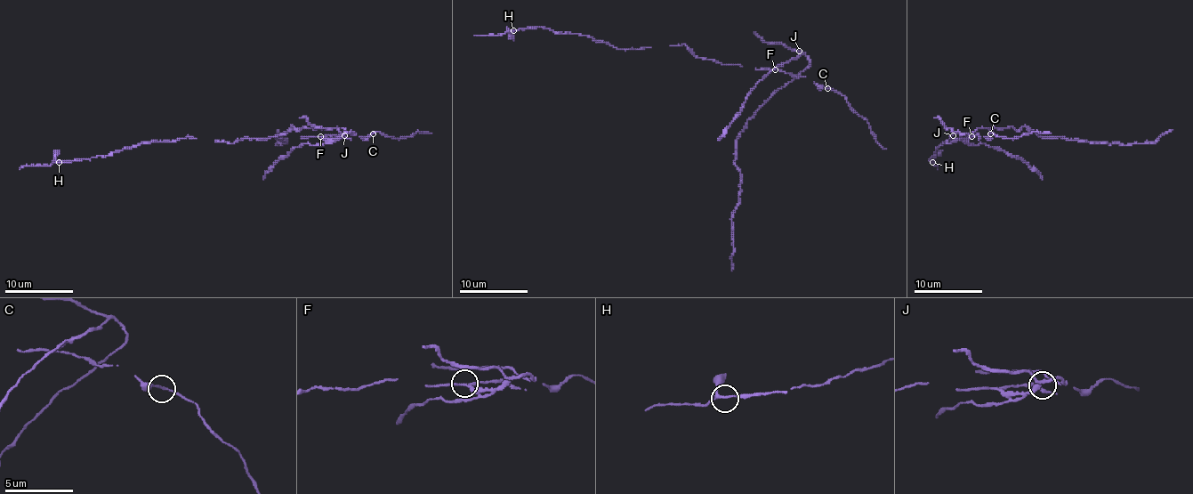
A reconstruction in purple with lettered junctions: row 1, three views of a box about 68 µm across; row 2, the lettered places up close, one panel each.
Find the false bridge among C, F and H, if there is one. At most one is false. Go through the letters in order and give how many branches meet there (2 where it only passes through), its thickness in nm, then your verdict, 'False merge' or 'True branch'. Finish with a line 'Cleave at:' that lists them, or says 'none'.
C: Branches: 2. Thickness 150 nm. True branch
F: Branches: 3. Thickness 150 nm. False merge
H: Branches: 3. Thickness 160 nm. True branch
Cleave at: F

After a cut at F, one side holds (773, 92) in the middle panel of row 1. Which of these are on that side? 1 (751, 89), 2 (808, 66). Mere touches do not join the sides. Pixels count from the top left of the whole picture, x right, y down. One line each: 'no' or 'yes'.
1: yes
2: yes

